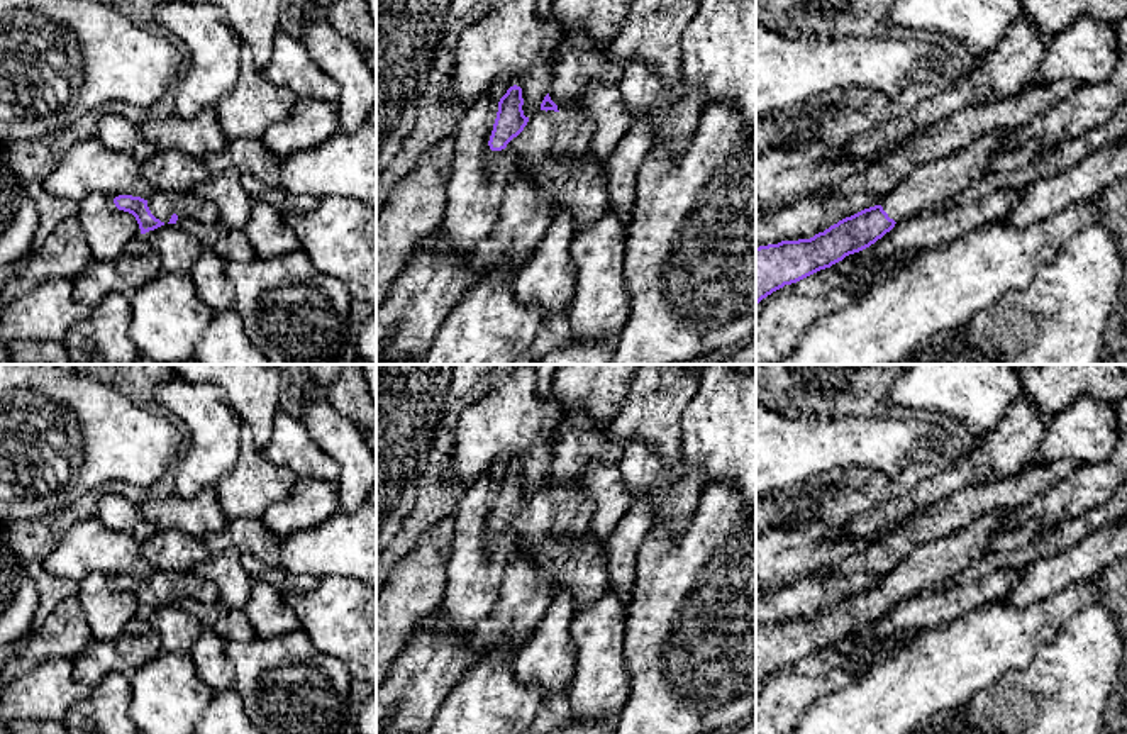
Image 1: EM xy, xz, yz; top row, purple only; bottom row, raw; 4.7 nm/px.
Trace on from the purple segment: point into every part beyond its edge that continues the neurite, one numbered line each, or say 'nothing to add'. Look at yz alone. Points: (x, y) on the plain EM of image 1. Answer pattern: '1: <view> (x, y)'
1: yz (938, 561)

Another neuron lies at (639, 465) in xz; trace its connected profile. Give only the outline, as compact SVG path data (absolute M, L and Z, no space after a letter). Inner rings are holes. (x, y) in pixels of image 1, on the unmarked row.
M642 441L625 446L619 461L619 470L634 498L656 492L656 480L661 468L661 456Z

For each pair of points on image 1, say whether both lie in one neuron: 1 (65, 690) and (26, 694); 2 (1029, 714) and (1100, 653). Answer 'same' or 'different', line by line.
1: same
2: same

